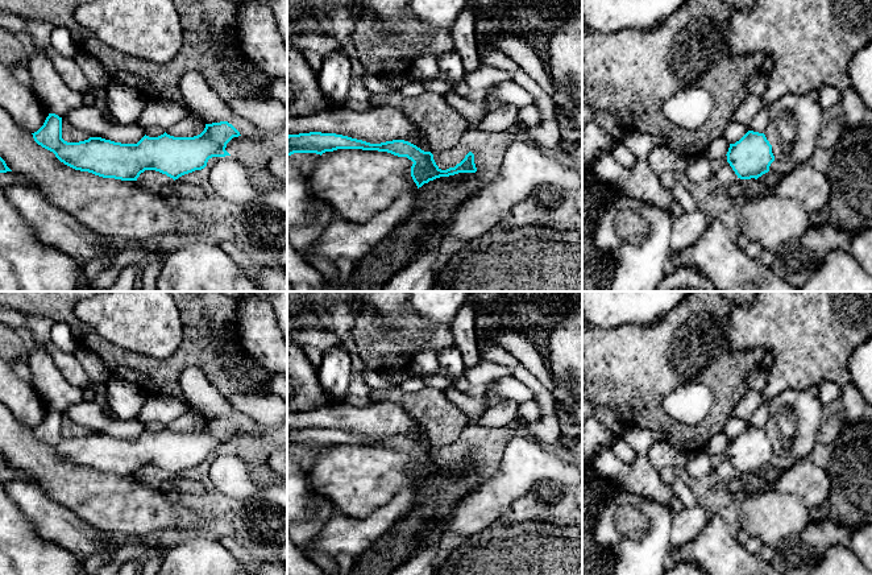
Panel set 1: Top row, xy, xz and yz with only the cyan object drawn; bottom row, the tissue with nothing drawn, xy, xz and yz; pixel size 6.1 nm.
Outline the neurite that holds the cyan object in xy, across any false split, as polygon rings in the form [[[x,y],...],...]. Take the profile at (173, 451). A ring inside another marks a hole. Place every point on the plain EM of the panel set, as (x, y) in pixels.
[[[49,409],[43,421],[33,430],[34,437],[53,447],[65,460],[88,467],[103,473],[137,476],[145,466],[155,466],[174,476],[179,472],[202,466],[212,452],[231,451],[225,443],[233,434],[241,431],[228,417],[205,419],[204,426],[194,433],[174,433],[166,427],[158,433],[144,431],[137,439],[121,439],[101,433],[90,433],[79,438],[67,438],[62,434],[62,413]]]

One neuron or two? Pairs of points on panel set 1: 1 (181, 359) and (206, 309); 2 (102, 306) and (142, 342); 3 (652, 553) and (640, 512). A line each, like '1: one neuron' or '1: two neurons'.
1: one neuron
2: one neuron
3: one neuron

